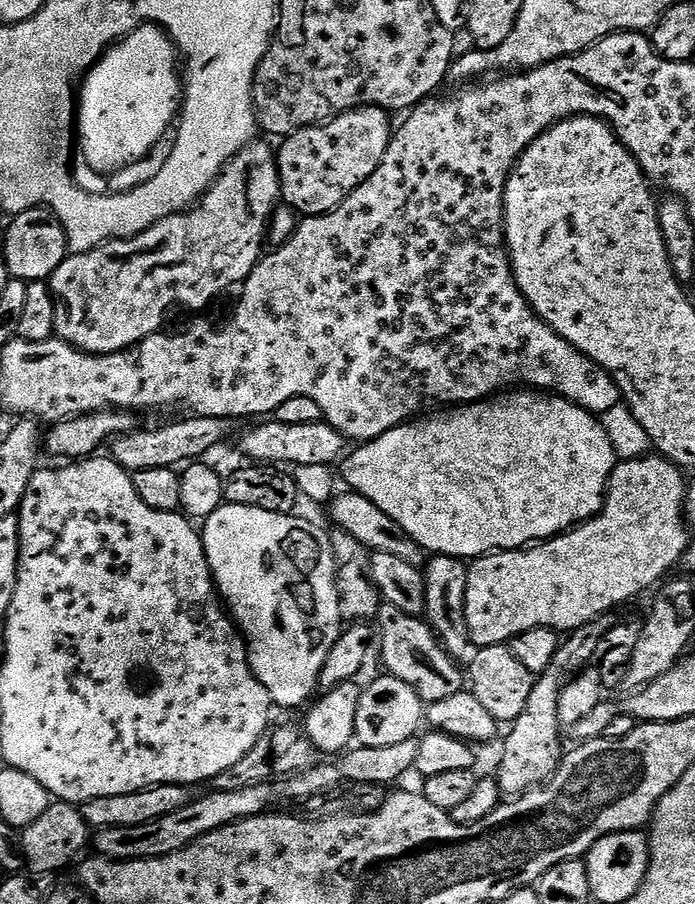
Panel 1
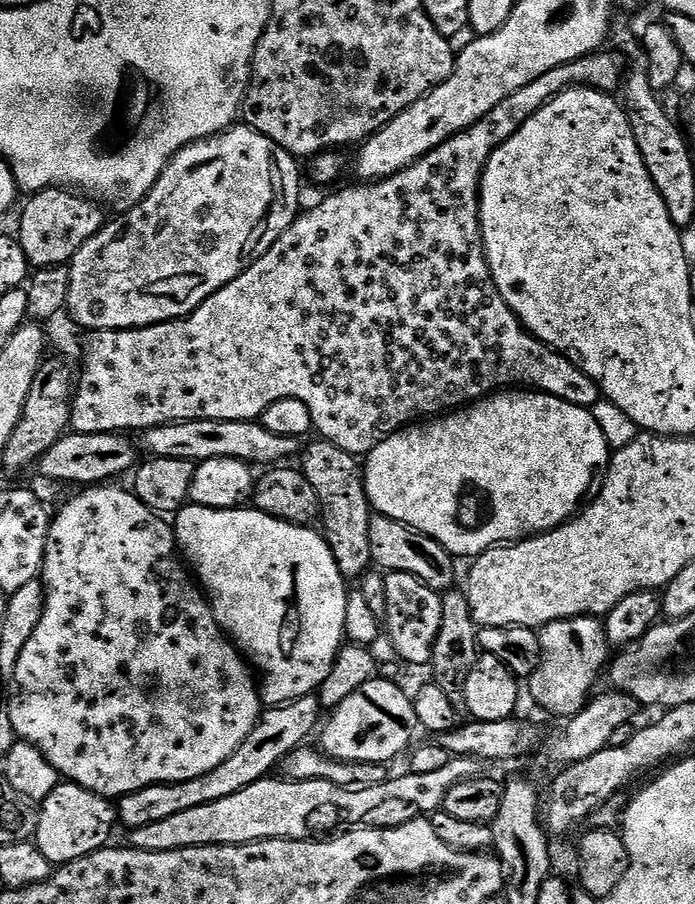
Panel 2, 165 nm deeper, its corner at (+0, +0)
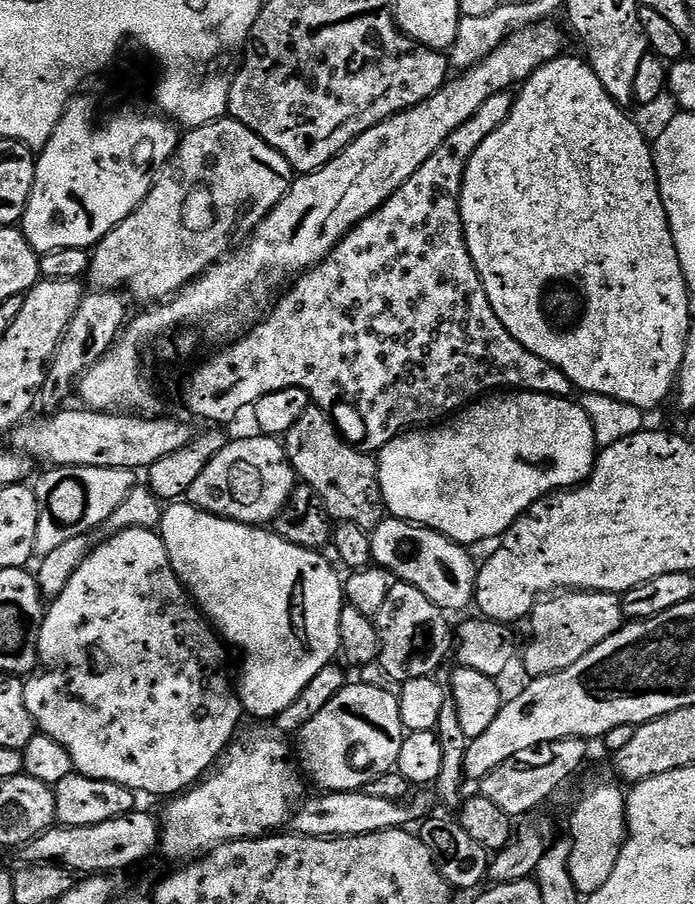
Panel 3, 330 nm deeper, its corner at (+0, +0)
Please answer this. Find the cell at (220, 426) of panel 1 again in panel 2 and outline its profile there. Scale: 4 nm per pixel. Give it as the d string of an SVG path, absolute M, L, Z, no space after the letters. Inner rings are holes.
M69 431L67 434L63 435L60 440L54 442L52 446L48 450L46 450L43 457L41 457L38 461L38 469L40 468L40 472L45 476L48 480L61 480L64 484L80 484L76 486L100 486L105 482L112 482L115 476L120 476L123 472L131 473L133 469L137 467L138 459L136 460L136 448L138 452L138 444L132 441L133 437L128 434L121 434L119 432L99 432L98 434L82 434L81 432L73 432Z

